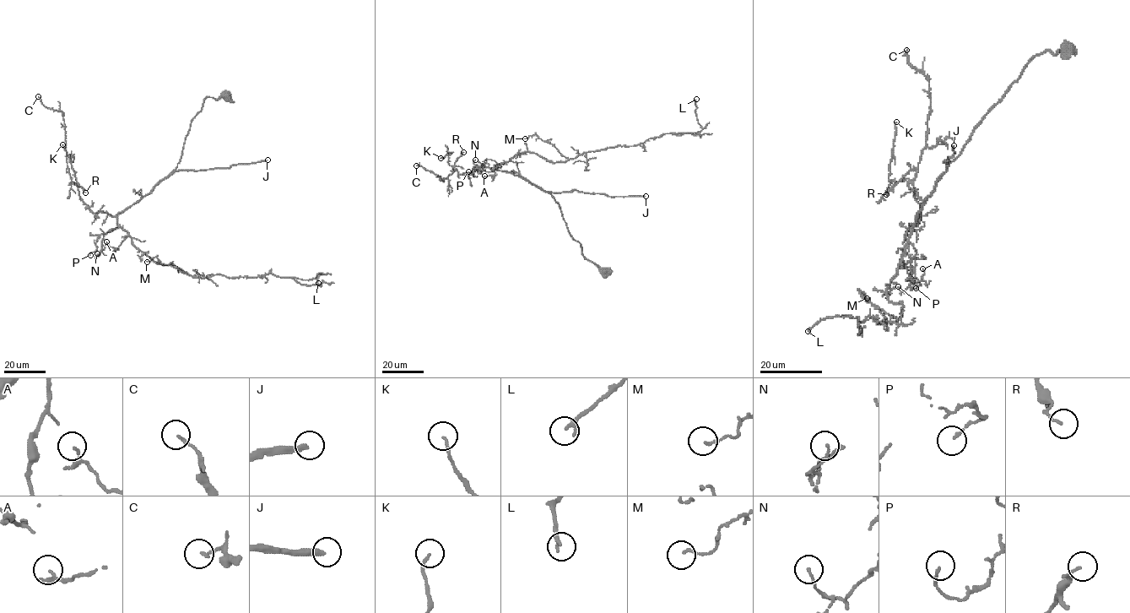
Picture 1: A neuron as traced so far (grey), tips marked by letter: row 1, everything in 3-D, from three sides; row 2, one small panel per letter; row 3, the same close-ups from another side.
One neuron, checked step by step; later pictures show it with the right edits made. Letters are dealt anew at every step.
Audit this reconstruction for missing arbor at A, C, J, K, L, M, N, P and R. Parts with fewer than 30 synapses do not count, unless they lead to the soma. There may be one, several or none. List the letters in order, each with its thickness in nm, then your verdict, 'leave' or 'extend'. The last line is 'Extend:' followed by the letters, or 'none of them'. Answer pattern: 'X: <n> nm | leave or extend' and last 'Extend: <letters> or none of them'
A: 90 nm | leave
C: 120 nm | leave
J: 280 nm | extend
K: 110 nm | leave
L: 200 nm | leave
M: 110 nm | leave
N: 120 nm | leave
P: 110 nm | leave
R: 100 nm | leave
Extend: J

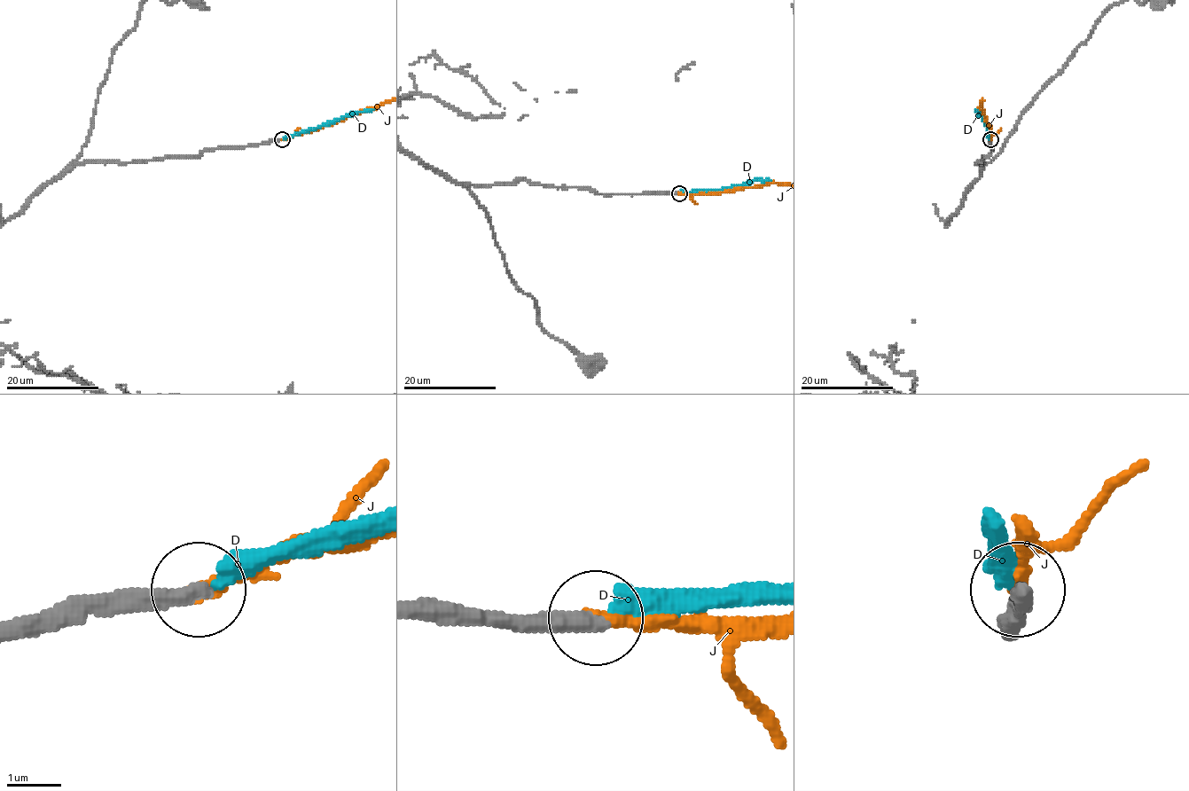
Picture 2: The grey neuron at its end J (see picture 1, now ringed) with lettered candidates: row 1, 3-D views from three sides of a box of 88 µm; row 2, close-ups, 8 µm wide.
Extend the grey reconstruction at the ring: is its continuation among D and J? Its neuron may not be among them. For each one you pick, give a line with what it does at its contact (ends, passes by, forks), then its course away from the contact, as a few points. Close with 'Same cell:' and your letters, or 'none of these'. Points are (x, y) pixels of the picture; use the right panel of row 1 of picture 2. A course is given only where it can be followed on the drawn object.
J: it ends; course (989, 138), (990, 129), (980, 108), (982, 97), (987, 99), (988, 117), (985, 120)
Same cell: J

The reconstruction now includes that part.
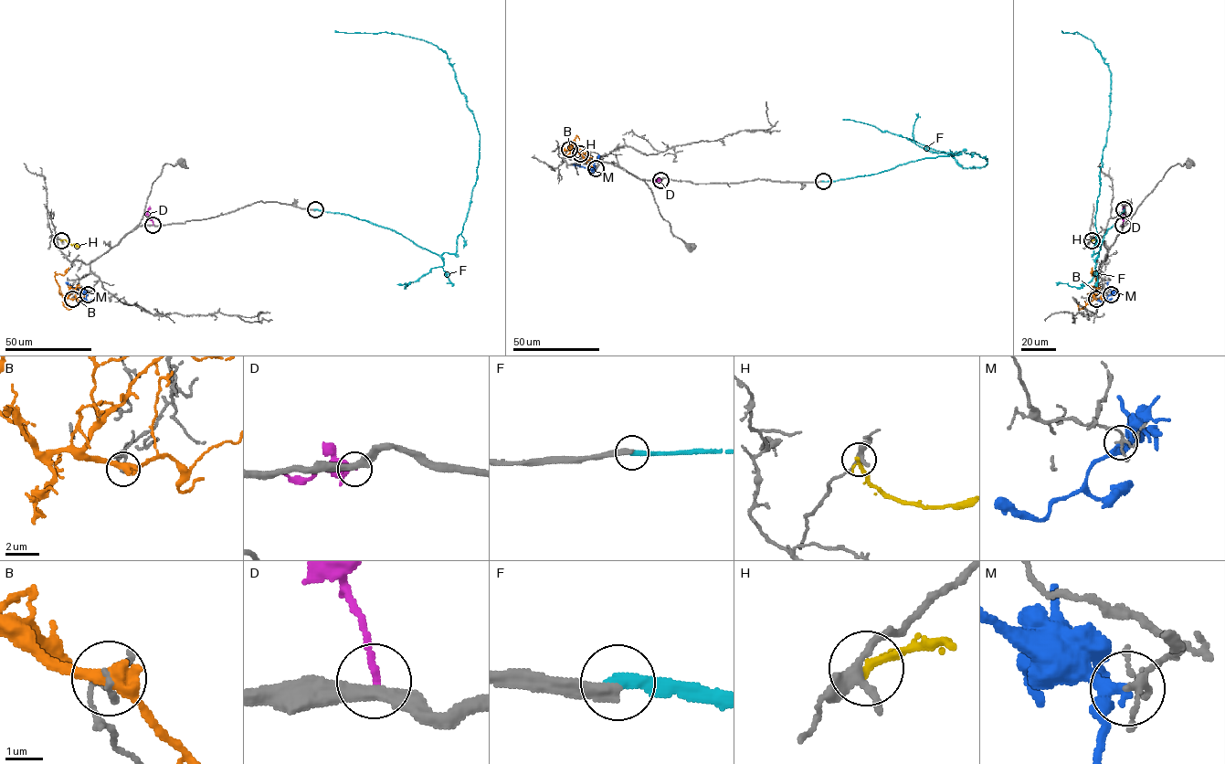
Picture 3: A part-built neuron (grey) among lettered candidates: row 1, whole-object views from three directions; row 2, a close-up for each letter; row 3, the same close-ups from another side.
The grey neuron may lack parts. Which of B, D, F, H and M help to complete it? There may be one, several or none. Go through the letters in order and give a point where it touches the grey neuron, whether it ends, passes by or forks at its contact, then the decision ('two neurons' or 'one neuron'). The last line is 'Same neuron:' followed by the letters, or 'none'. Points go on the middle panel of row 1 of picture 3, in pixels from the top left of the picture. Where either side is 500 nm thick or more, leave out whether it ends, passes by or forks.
B: contact (580, 153); it passes by; two neurons
D: contact (660, 180); it ends; two neurons
F: contact (823, 181); it ends; two neurons
H: contact (569, 149); it ends; two neurons
M: contact (596, 168); it passes by; two neurons
Same neuron: none

